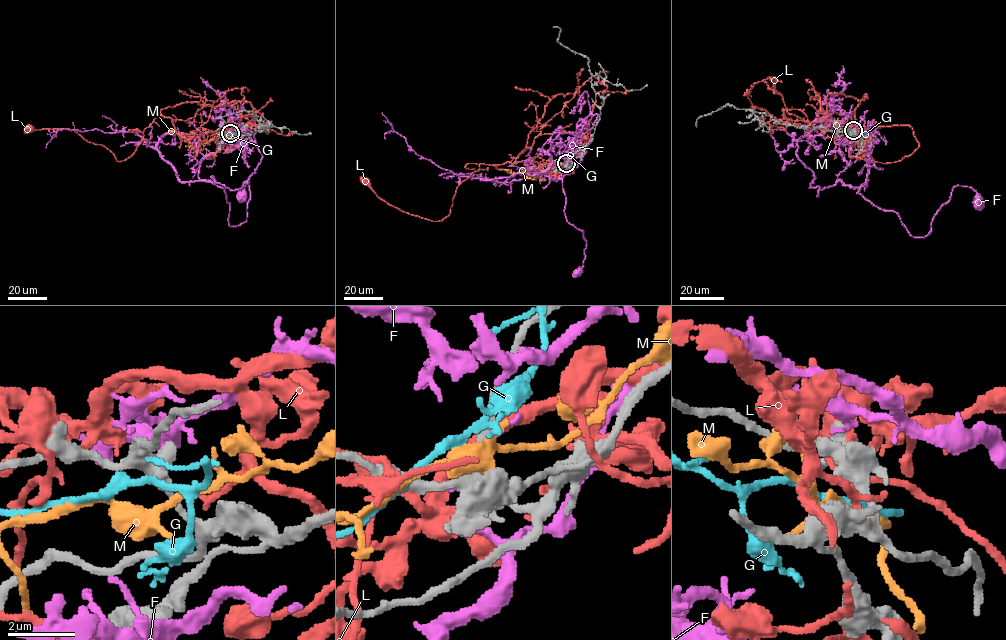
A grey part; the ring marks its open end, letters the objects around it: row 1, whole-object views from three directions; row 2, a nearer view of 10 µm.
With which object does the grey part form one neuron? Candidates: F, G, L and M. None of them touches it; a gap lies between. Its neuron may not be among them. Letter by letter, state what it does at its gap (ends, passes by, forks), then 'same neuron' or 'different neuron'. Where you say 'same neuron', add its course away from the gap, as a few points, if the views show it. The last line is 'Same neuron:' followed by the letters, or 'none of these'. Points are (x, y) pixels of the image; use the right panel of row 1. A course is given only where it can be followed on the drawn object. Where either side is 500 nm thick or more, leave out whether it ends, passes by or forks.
F: it ends; different neuron
G: it passes by; different neuron
L: it forks; different neuron
M: it passes by; different neuron
Same neuron: none of these

